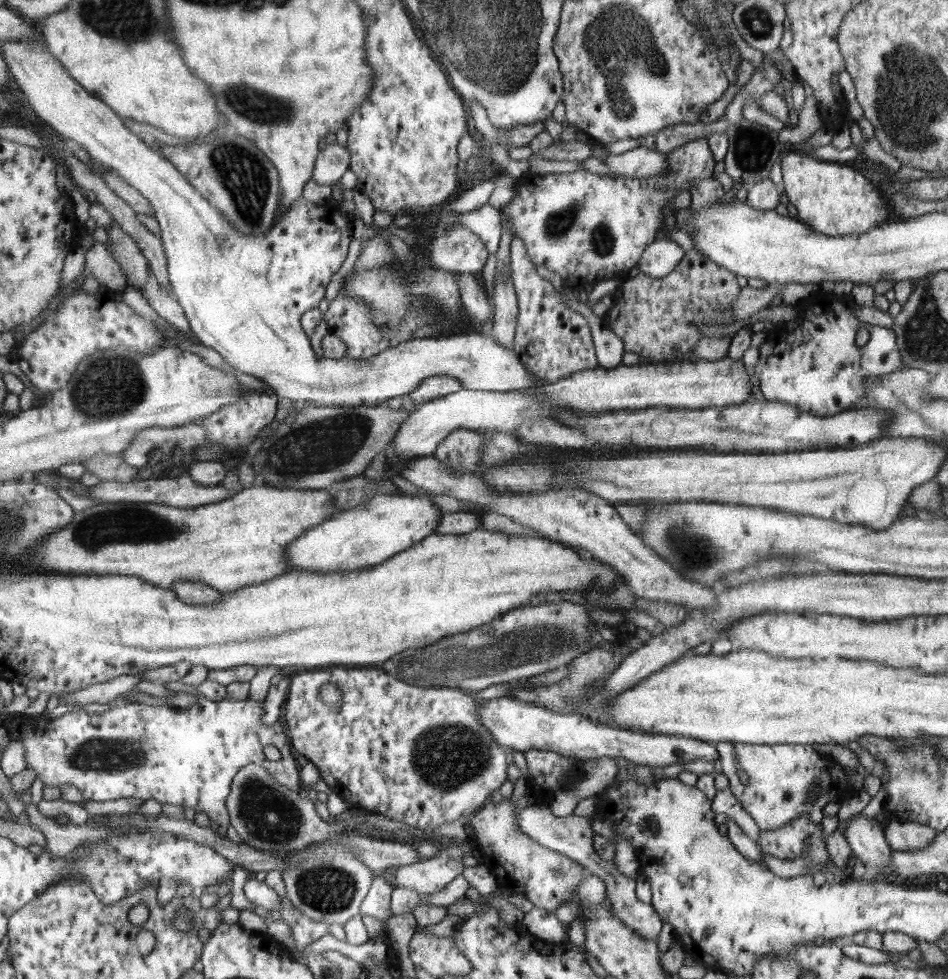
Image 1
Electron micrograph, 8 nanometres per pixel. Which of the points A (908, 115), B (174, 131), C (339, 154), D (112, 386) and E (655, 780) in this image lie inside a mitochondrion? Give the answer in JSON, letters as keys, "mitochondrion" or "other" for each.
{"A":"mitochondrion","B":"other","C":"other","D":"mitochondrion","E":"other"}

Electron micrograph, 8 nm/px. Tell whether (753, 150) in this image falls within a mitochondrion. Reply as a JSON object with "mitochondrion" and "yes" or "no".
{"mitochondrion":"yes"}

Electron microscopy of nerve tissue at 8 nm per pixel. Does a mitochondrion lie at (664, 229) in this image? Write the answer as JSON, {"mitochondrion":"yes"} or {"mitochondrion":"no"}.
{"mitochondrion":"no"}

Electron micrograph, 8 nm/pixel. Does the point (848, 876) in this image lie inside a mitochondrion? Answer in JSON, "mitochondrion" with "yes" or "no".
{"mitochondrion":"no"}

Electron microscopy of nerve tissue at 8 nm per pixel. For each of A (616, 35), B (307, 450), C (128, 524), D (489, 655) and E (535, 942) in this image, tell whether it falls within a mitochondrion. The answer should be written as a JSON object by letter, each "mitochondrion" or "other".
{"A":"mitochondrion","B":"mitochondrion","C":"mitochondrion","D":"mitochondrion","E":"other"}

